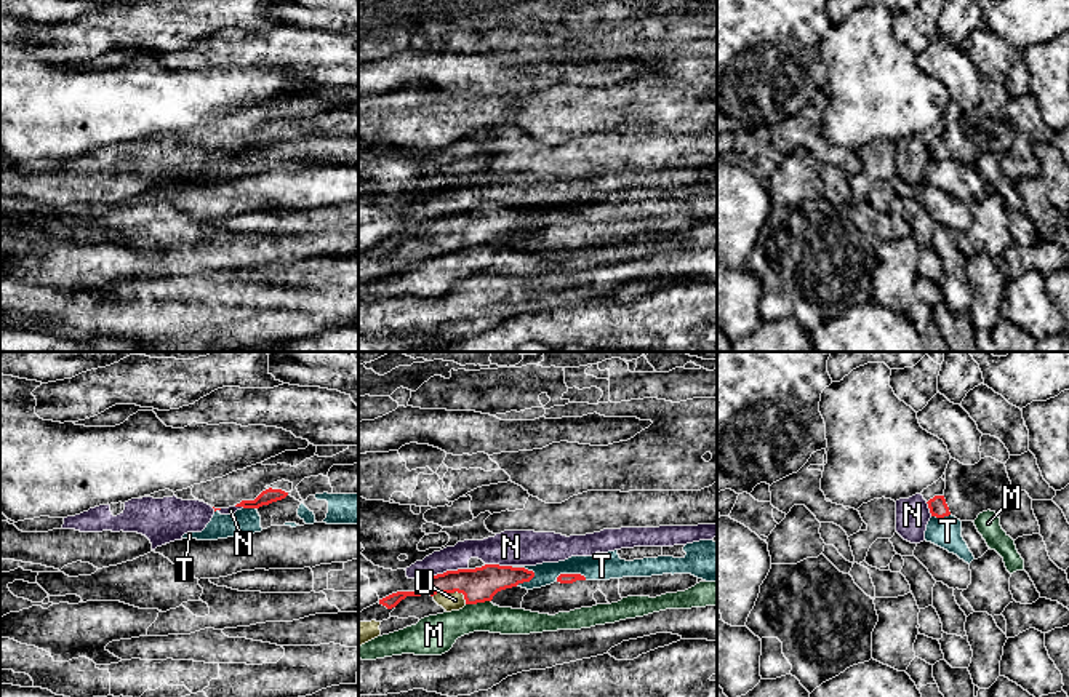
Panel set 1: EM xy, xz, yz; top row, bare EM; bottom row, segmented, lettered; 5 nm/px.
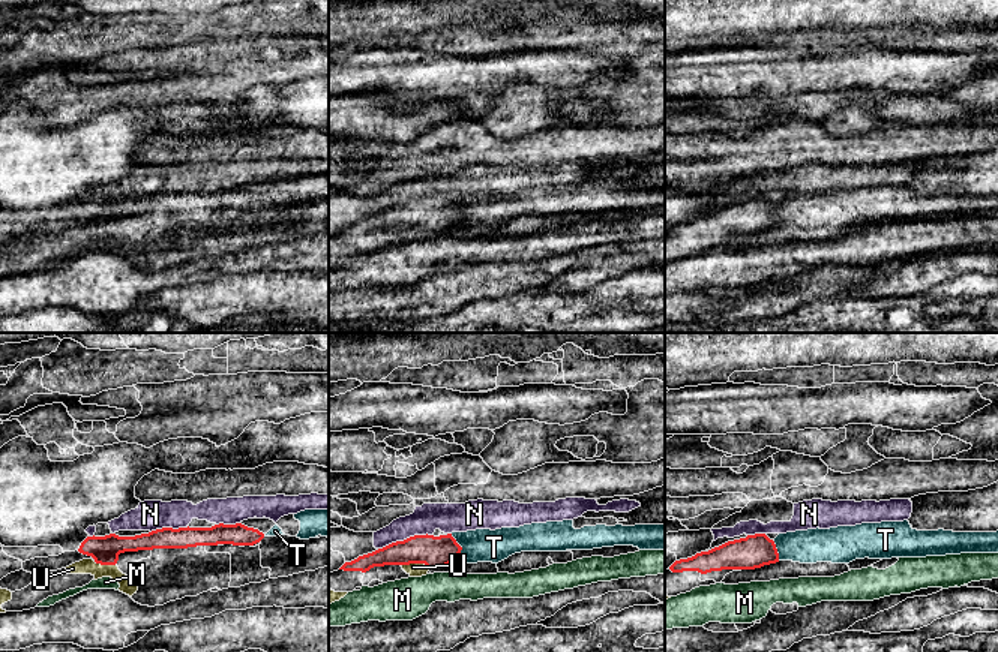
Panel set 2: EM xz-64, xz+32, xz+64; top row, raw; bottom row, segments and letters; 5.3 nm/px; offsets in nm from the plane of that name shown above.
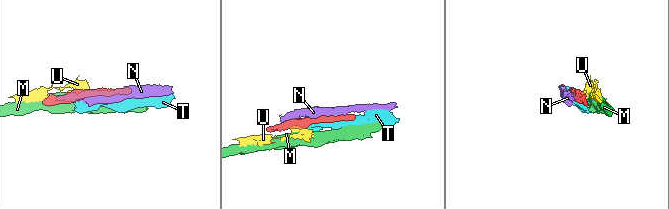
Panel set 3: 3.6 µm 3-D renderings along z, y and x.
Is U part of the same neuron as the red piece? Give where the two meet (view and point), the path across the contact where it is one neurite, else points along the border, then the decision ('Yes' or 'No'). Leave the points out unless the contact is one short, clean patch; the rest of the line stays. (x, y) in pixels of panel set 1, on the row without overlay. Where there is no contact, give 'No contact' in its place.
Touches red at xz (452, 234). Boundary: xz (432, 237), (456, 234), (463, 237), (466, 245). No

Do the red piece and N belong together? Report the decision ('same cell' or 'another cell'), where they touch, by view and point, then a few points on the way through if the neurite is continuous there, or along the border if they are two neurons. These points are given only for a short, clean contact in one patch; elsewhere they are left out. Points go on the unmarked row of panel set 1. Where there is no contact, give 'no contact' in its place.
another cell; meets red in xz at (448, 213)

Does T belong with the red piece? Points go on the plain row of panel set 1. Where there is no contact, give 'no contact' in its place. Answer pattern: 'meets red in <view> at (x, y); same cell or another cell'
meets red in xz at (524, 210); same cell

